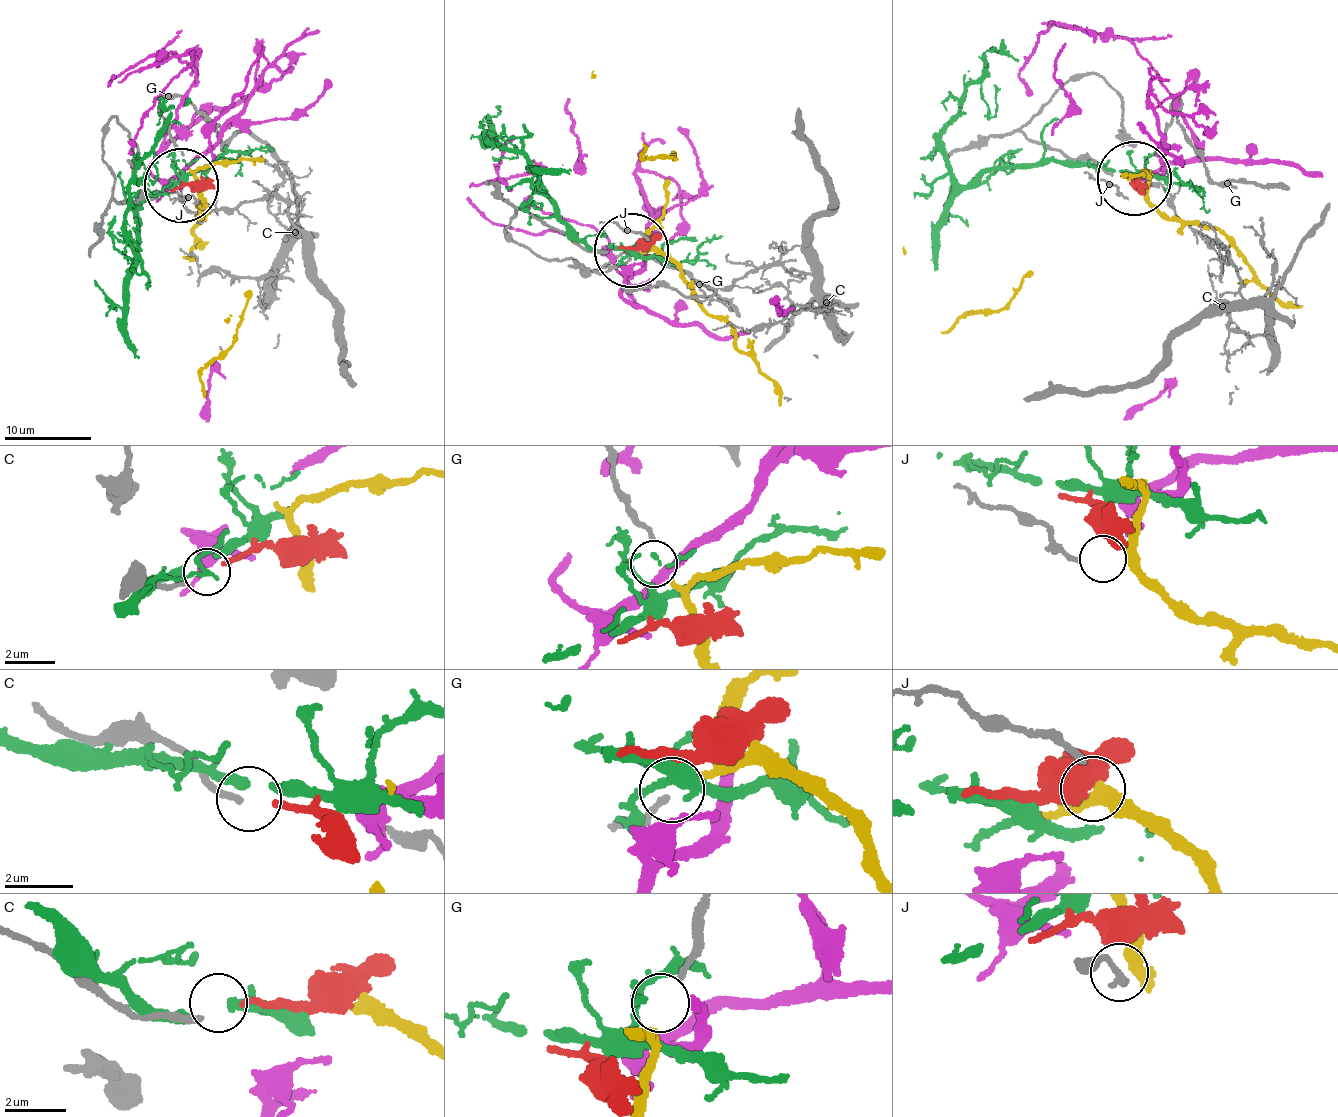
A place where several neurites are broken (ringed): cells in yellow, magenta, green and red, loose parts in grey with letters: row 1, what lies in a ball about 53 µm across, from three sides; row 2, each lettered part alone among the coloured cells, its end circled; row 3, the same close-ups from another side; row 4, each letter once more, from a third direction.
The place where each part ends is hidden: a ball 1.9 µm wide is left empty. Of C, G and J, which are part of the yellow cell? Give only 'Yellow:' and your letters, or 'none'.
Yellow: G

